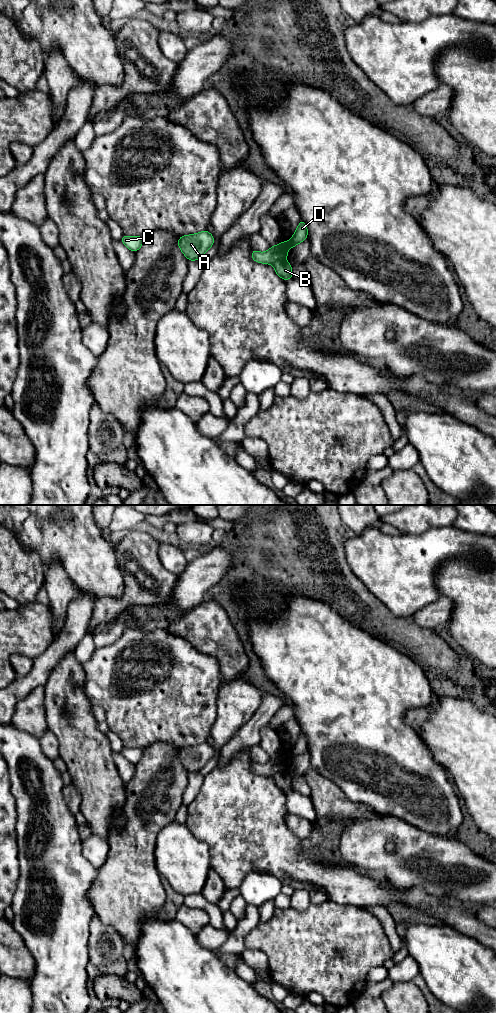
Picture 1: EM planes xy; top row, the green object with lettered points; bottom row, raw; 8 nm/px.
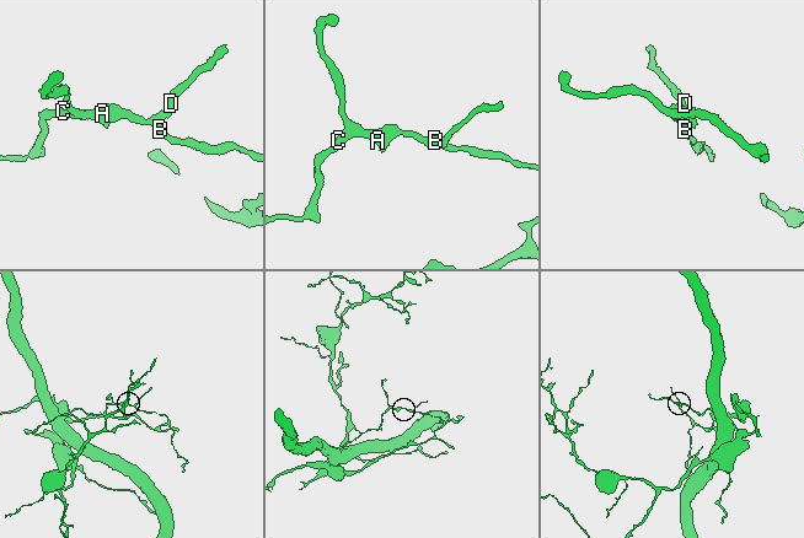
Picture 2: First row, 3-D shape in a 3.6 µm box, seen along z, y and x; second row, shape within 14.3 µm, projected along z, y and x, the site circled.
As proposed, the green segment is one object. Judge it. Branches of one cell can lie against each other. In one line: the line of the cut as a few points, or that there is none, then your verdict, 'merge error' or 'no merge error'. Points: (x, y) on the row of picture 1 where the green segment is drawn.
xy (284, 259), (272, 263) | merge error

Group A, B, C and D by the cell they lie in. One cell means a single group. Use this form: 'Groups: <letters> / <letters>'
Groups: A C D / B

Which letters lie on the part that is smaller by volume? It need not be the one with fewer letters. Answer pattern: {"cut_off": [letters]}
{"cut_off": ["B"]}

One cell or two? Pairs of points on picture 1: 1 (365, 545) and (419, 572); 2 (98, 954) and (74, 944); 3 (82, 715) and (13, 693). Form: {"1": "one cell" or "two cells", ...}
{"1": "one cell", "2": "two cells", "3": "two cells"}

